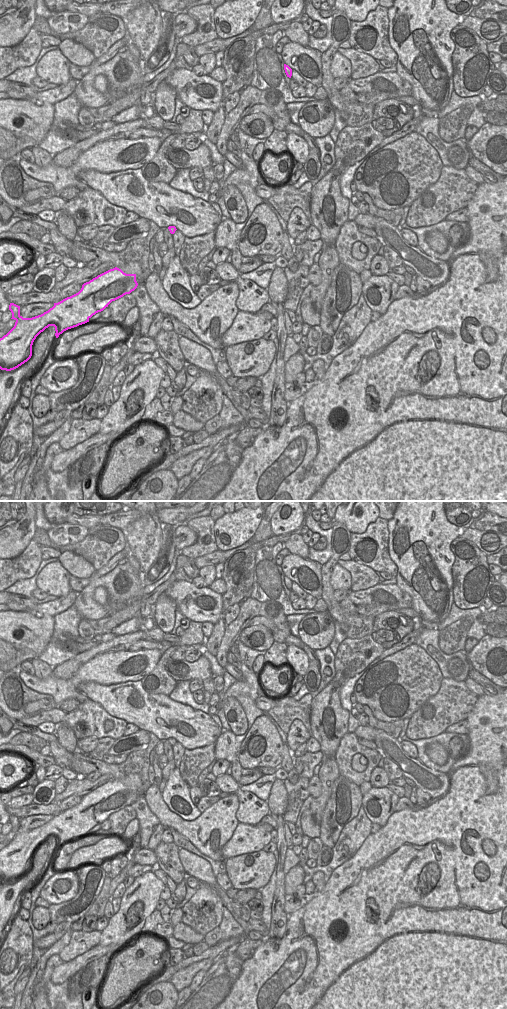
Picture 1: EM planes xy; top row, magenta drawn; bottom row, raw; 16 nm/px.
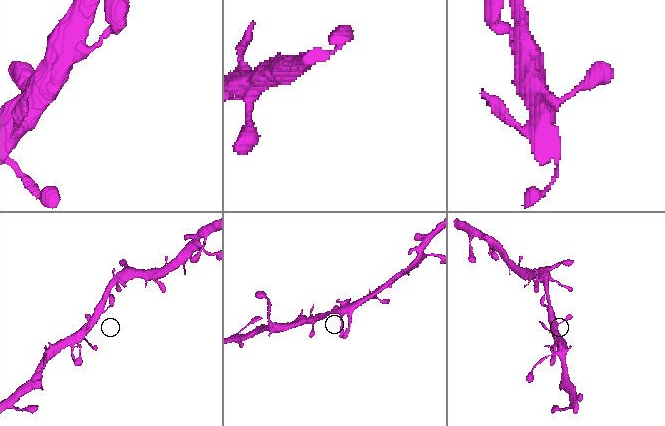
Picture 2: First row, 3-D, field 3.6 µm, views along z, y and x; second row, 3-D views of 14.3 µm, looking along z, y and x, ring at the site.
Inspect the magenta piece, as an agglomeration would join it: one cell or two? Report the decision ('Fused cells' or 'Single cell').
Single cell.

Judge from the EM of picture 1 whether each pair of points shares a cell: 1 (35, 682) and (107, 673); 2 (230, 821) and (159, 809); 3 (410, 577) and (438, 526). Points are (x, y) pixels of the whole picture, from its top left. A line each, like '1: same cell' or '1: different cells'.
1: same cell
2: same cell
3: same cell

